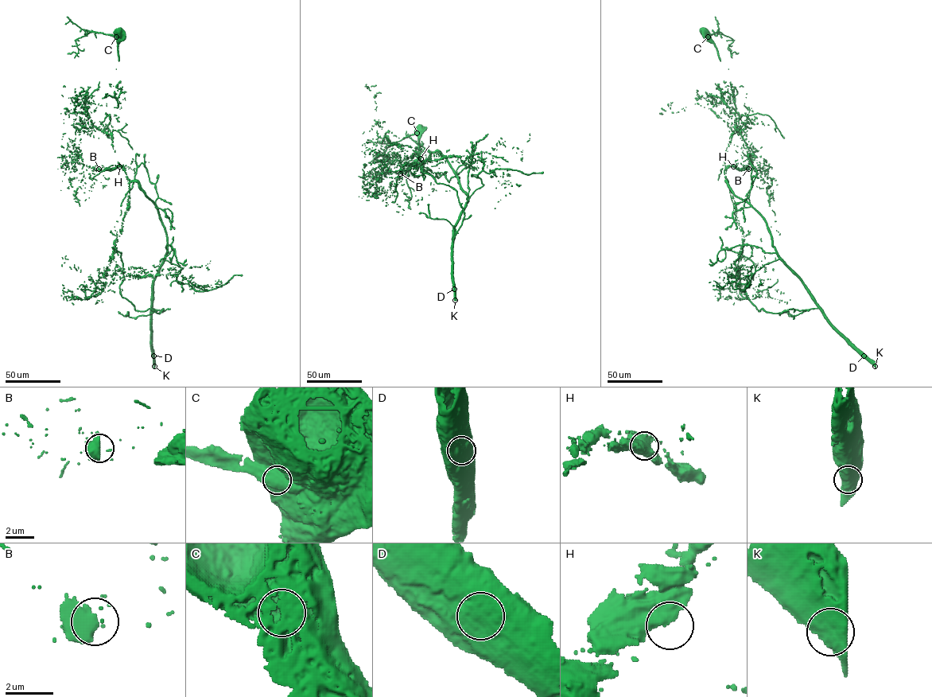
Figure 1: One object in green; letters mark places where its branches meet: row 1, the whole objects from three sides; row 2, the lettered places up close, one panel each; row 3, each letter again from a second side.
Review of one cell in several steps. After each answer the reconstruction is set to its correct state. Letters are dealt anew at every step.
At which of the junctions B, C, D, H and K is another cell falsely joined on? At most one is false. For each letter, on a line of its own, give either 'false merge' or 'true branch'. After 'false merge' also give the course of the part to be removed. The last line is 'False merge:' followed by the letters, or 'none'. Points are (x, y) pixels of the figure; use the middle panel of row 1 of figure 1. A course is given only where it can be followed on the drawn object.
B: true branch
C: false merge; foreign part runs (417, 133), (394, 142), (368, 162)
D: true branch
H: true branch
K: true branch
False merge: C

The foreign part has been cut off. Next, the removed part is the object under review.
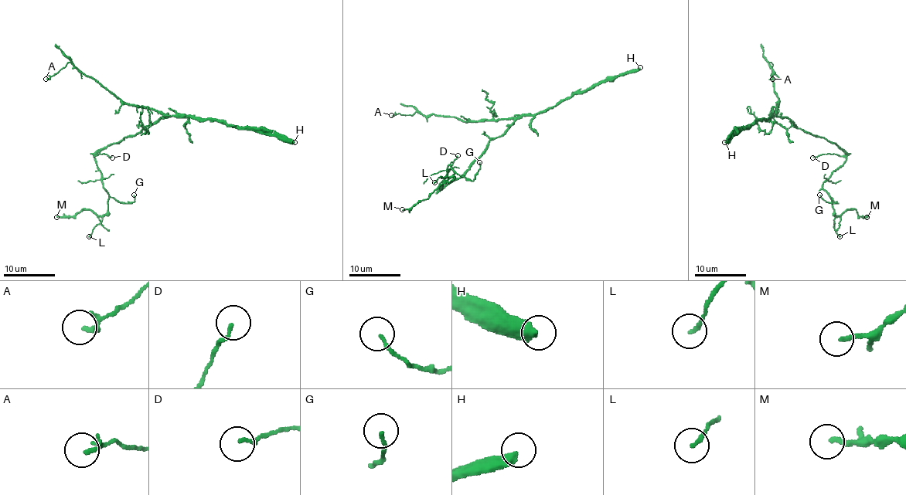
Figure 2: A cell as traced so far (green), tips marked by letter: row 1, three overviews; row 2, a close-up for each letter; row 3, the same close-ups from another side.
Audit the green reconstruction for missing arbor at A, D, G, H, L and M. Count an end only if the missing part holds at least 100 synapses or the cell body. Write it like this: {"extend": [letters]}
{"extend": ["H"]}

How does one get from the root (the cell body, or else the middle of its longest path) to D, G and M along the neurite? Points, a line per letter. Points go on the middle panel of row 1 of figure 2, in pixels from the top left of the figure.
D: (481, 151), (468, 170), (442, 188), (441, 181), (458, 155)
G: (481, 151), (468, 170), (441, 188), (448, 166), (458, 174), (473, 180), (479, 168), (479, 162)
M: (481, 151), (468, 170), (441, 188), (448, 166), (454, 171), (454, 176), (446, 180), (426, 199), (402, 209)

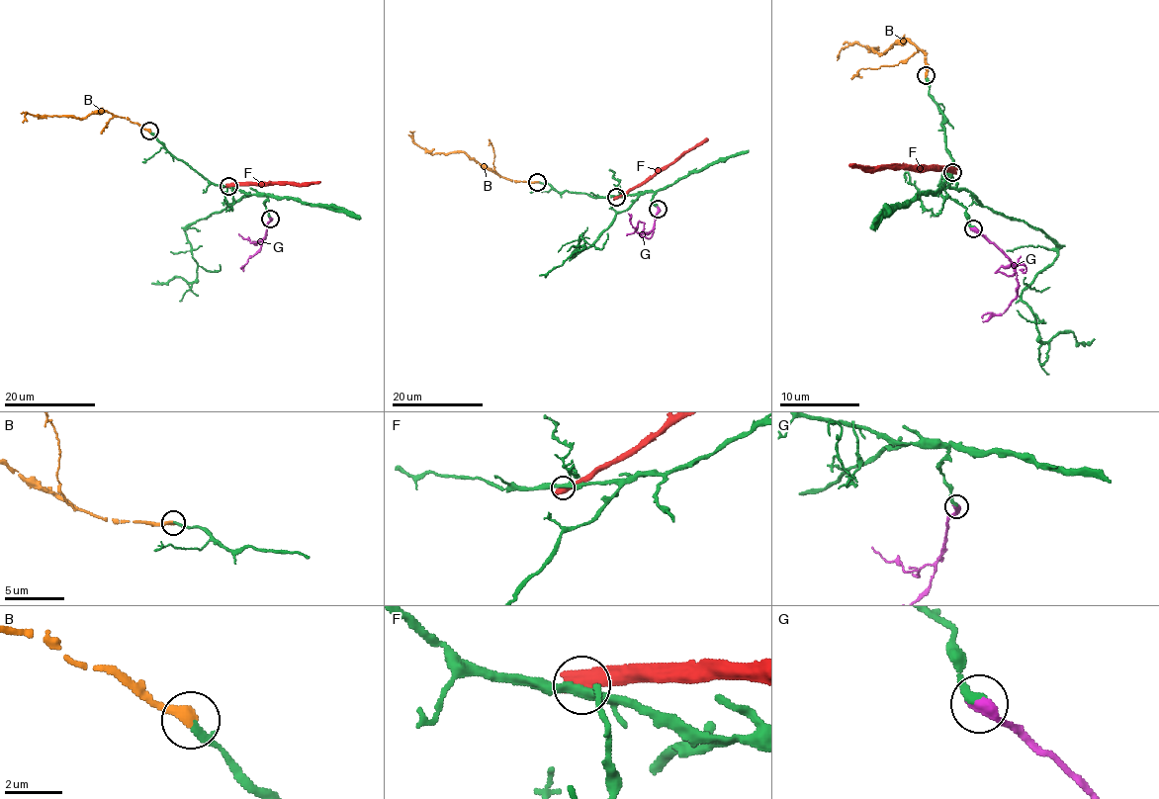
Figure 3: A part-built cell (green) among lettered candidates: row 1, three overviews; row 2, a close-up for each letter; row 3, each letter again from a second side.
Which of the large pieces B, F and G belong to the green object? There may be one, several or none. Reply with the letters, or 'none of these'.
B, G

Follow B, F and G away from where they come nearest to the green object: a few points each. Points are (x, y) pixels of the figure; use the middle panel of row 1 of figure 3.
B: (538, 181), (515, 181), (494, 173), (463, 151), (430, 154), (415, 142), (410, 132)
F: (616, 196), (645, 184), (707, 138)
G: (659, 209), (647, 233), (639, 233), (631, 224), (631, 214)

